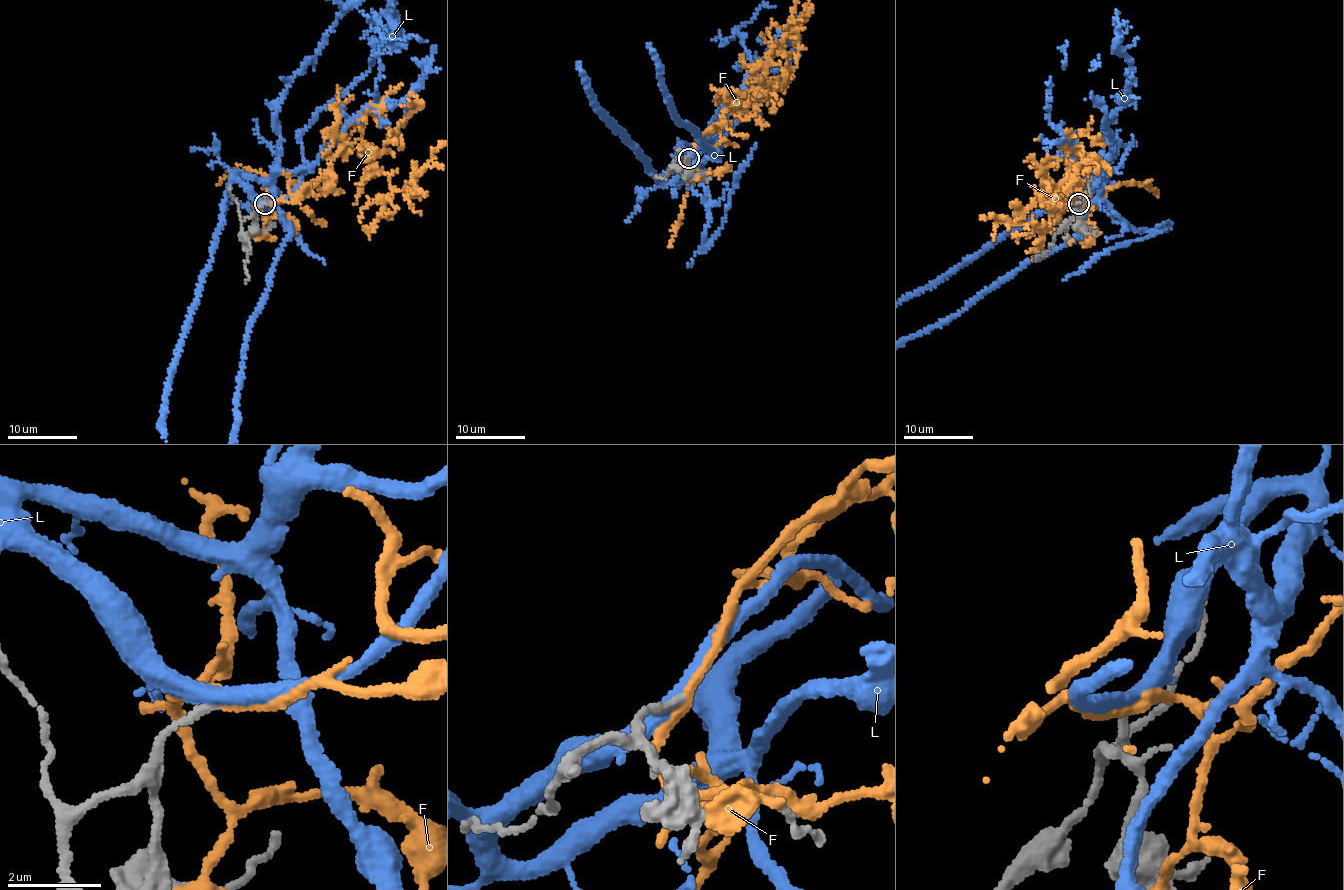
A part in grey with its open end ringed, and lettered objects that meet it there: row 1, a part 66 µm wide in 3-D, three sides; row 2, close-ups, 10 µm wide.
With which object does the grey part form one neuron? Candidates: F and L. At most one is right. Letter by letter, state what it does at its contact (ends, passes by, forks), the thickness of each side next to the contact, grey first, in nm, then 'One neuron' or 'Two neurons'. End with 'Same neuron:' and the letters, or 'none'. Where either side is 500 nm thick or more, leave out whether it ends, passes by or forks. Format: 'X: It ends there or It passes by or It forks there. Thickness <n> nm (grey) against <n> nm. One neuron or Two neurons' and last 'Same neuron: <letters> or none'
F: It passes by. Thickness 180 nm (grey) against 240 nm. Two neurons
L: It passes by. Thickness 180 nm (grey) against 320 nm. Two neurons
Same neuron: none

